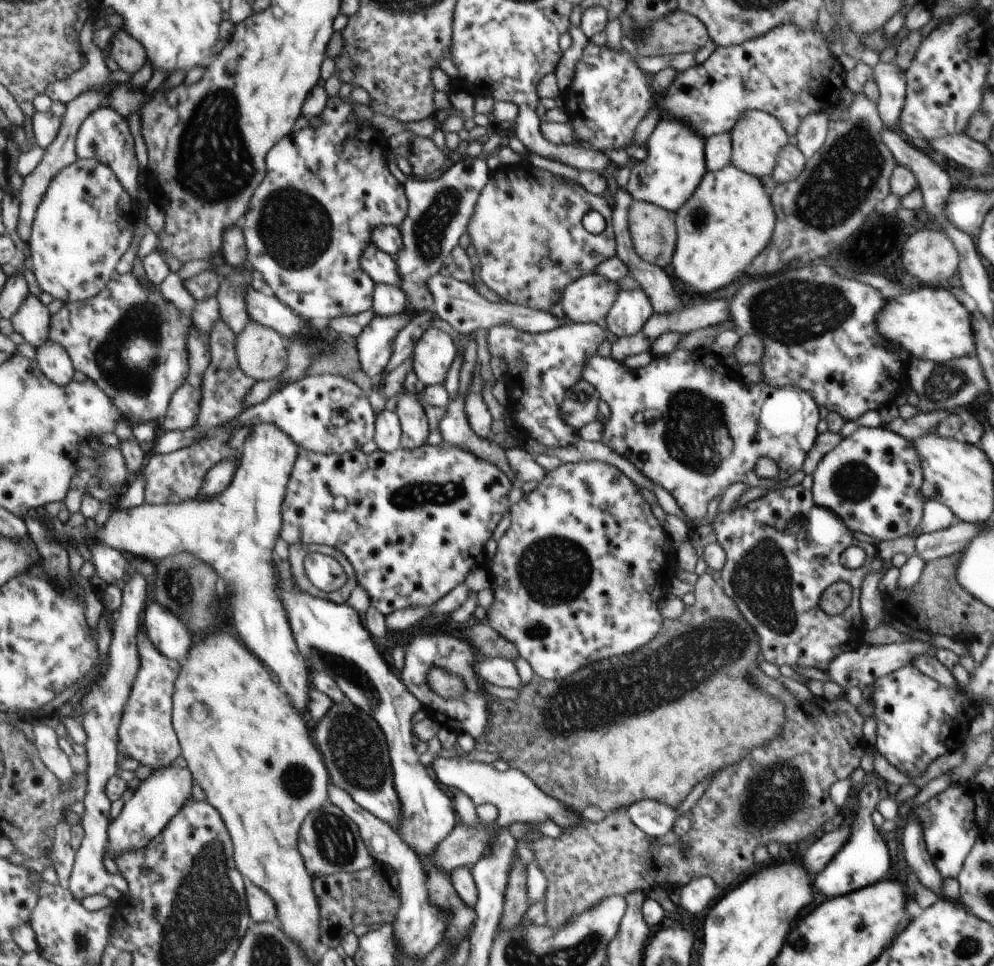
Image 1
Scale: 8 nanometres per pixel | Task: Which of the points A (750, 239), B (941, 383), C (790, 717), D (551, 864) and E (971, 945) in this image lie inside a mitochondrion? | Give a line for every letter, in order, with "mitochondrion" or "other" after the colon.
A: other
B: mitochondrion
C: other
D: other
E: mitochondrion

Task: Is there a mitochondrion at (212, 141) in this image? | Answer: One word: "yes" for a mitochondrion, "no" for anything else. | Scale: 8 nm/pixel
yes

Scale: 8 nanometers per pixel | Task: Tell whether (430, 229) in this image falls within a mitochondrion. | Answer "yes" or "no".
yes

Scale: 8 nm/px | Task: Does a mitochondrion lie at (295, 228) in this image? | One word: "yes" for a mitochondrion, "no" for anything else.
yes

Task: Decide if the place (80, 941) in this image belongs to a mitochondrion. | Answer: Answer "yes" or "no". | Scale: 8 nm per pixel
yes

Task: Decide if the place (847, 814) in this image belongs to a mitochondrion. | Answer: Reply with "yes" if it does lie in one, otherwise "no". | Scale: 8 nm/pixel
no

